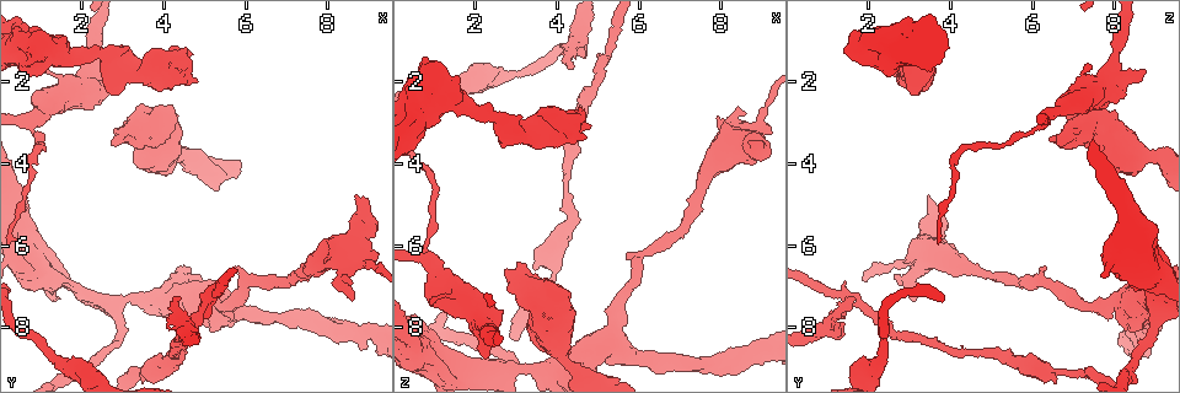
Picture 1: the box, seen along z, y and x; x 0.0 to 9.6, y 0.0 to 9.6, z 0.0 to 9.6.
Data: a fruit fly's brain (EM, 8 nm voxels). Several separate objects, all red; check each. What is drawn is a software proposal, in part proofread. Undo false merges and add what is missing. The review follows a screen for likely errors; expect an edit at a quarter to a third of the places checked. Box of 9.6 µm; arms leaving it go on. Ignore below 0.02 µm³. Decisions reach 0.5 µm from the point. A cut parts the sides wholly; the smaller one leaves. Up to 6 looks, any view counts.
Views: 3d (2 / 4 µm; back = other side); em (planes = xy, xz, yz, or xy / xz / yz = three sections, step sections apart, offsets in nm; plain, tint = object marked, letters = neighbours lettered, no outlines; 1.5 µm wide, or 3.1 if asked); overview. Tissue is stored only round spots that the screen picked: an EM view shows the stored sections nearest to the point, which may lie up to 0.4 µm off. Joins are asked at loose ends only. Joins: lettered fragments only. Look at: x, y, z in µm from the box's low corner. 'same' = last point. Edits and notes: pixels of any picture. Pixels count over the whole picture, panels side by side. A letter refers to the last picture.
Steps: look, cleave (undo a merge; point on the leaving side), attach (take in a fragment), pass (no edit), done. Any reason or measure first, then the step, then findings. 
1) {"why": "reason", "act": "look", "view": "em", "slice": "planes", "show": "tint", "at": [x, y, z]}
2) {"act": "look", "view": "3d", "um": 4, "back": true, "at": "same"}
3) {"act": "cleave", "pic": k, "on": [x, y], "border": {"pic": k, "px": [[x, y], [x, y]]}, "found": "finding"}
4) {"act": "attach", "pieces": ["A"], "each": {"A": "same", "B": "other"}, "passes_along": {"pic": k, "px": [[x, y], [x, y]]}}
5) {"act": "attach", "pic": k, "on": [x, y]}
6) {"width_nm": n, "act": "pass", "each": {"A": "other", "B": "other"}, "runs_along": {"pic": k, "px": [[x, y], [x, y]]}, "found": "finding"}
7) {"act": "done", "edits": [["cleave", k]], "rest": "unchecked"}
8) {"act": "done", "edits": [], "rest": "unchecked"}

{"why": "branch stops here", "act": "look", "view": "3d", "um": 4, "at": [2.90, 2.35, 3.00]}

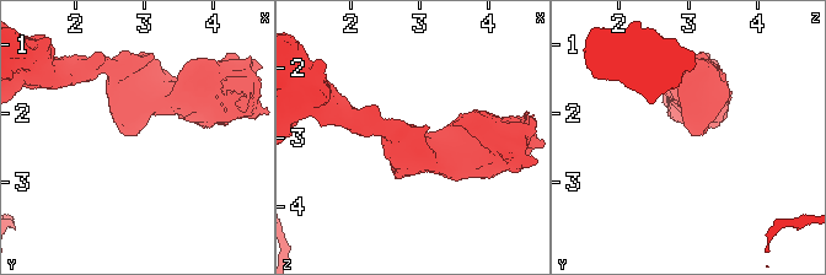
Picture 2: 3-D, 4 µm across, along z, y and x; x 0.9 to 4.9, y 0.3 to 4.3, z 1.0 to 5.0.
{"act": "look", "view": "em", "slice": "xy", "step": 4, "show": "letters", "at": [2.85, 2.35, 3.05]}

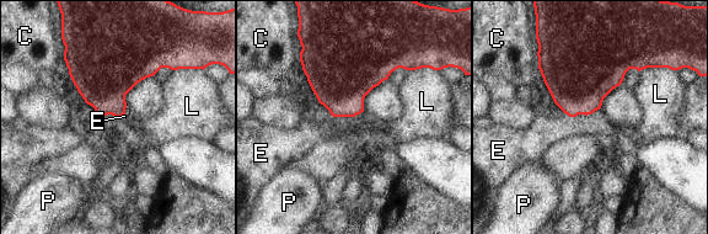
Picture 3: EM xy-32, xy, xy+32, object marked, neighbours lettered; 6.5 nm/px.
{"why": "another direction", "act": "look", "view": "em", "slice": "planes", "show": "letters", "at": "same"}

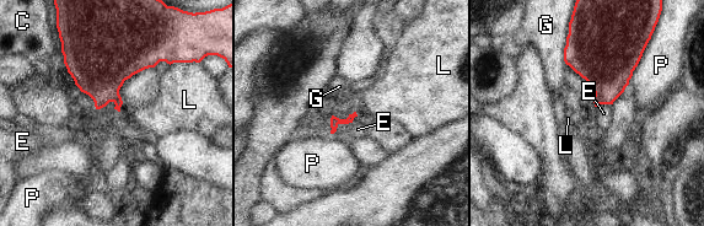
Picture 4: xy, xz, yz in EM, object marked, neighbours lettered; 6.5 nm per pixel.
{"act": "pass", "each": {"C": "other", "E": "other", "G": "other", "L": "other", "P": "other"}, "border": {"pic": 4, "px": [[358, 116], [350, 122], [342, 124]]}, "found": "no lettered fragment goes on from it"}

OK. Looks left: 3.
{"why": "calibre changes", "act": "look", "view": "3d", "um": 2, "at": [1.30, 8.70, 2.30]}

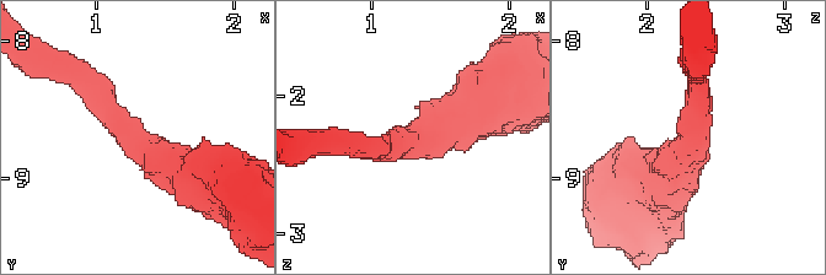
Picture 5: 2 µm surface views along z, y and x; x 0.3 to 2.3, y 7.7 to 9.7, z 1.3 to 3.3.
{"act": "look", "view": "em", "slice": "xz", "step": 4, "show": "tint", "at": [1.26, 8.72, 2.32]}

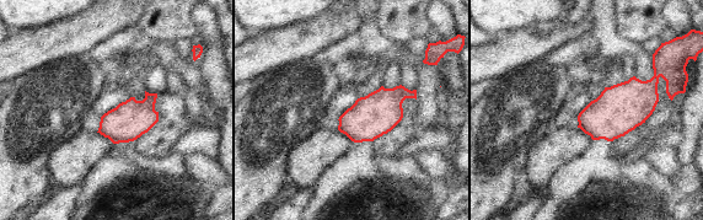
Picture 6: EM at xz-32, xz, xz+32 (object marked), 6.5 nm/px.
{"act": "look", "view": "em", "slice": "planes", "show": "letters", "at": "same"}

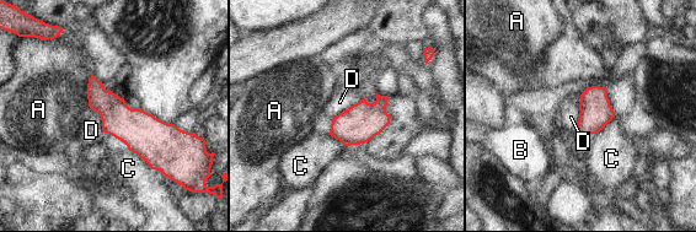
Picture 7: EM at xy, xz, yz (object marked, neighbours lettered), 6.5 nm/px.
{"width_nm": 200, "act": "pass", "each": {"A": "other", "B": "other", "C": "other", "D": "other"}, "border": {"pic": 7, "px": [[94, 109], [100, 117], [103, 131]]}, "found": "all the same neuron"}

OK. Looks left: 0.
{"act": "done", "edits": [], "rest": "unchecked"}

